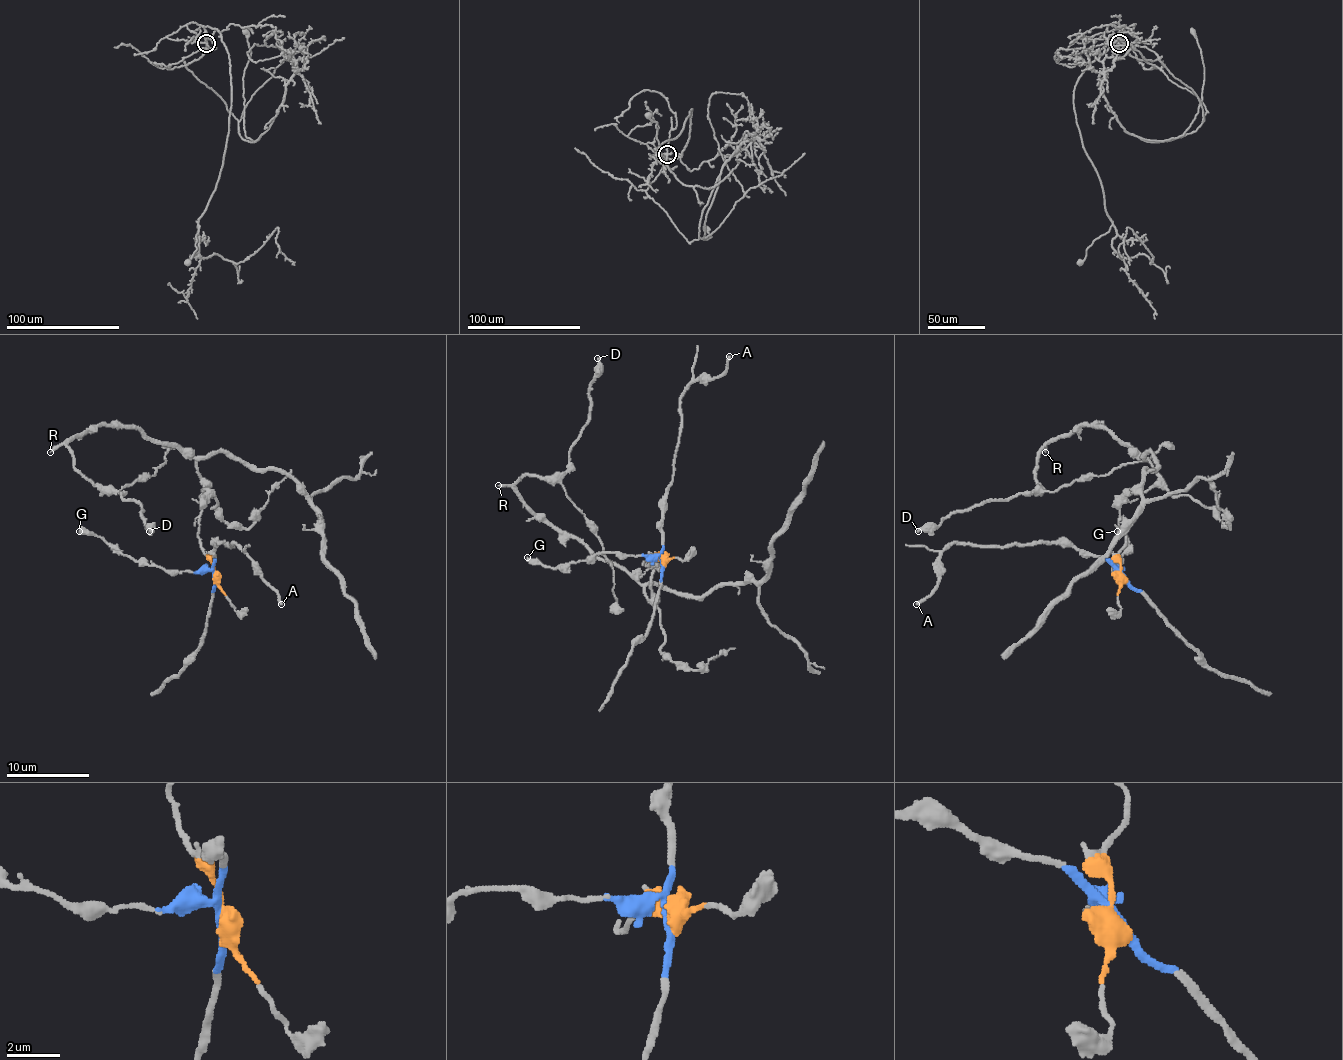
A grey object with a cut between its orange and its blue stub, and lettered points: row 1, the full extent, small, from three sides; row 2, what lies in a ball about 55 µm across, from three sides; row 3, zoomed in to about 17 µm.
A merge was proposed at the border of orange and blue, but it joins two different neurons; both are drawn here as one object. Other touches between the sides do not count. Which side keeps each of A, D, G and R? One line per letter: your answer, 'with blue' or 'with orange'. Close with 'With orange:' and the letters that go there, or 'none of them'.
A: with blue
D: with orange
G: with blue
R: with orange
With orange: D, R

